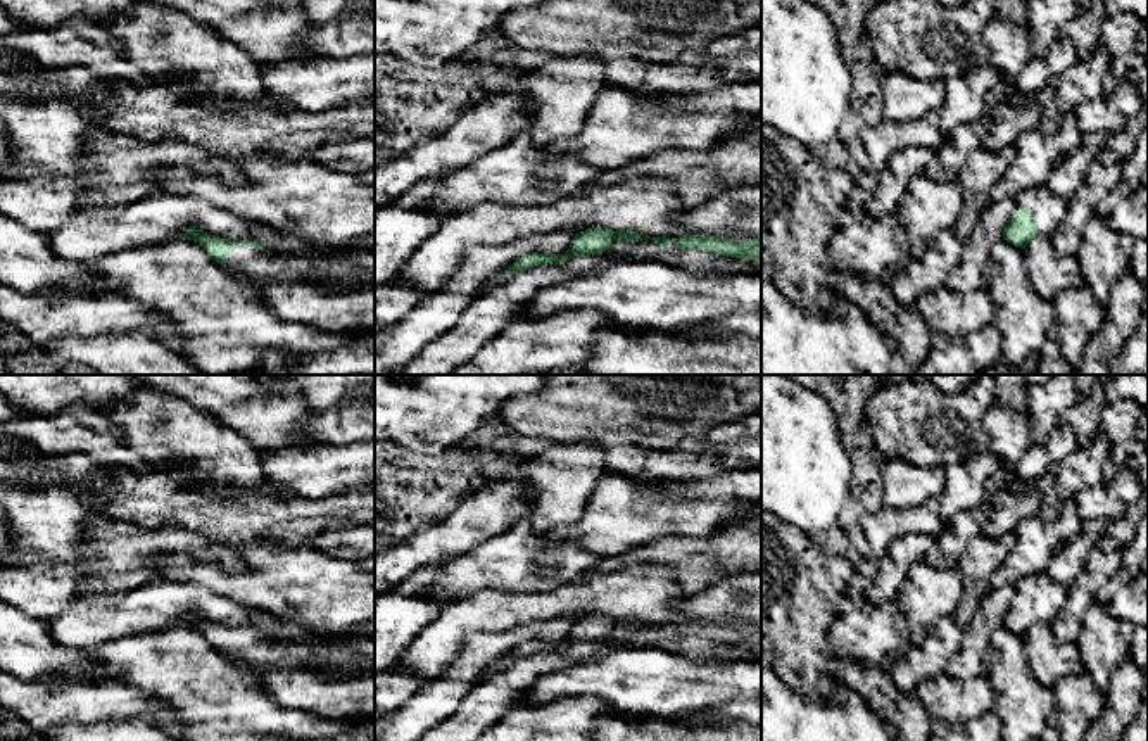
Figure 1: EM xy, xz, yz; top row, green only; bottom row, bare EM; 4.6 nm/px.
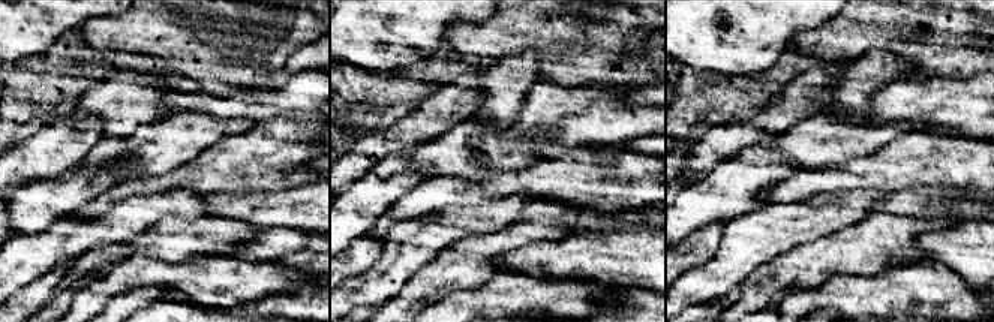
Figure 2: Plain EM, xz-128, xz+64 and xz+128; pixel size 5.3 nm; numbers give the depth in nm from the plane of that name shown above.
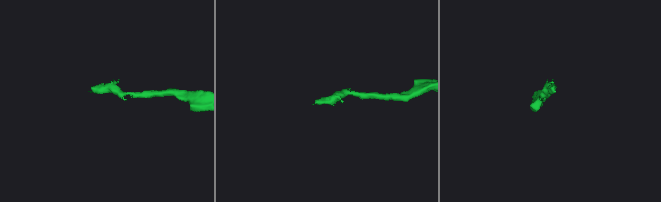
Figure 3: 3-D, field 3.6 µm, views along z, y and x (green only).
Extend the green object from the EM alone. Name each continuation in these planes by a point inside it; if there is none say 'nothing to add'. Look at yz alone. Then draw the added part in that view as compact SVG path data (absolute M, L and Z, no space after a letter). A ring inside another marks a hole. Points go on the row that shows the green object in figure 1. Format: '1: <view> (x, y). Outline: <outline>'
1: yz (1048, 209). Outline: M1046 185L1031 187L1015 197L1015 211L1024 206L1038 221L1036 235L1051 237L1067 212L1069 199L1055 195Z

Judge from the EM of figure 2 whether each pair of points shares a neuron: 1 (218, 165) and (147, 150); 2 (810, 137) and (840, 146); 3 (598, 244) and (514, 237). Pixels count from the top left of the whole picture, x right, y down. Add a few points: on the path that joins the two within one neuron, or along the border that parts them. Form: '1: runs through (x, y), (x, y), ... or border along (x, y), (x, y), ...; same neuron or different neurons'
1: border along (221, 140), (183, 165), (159, 175); different neurons
2: runs through (817, 141), (832, 143); same neuron
3: border along (577, 231), (559, 240), (537, 240), (523, 247); different neurons

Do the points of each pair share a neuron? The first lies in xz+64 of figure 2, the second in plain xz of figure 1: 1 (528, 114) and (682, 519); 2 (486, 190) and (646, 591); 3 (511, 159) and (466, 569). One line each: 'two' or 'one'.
1: one
2: one
3: one

